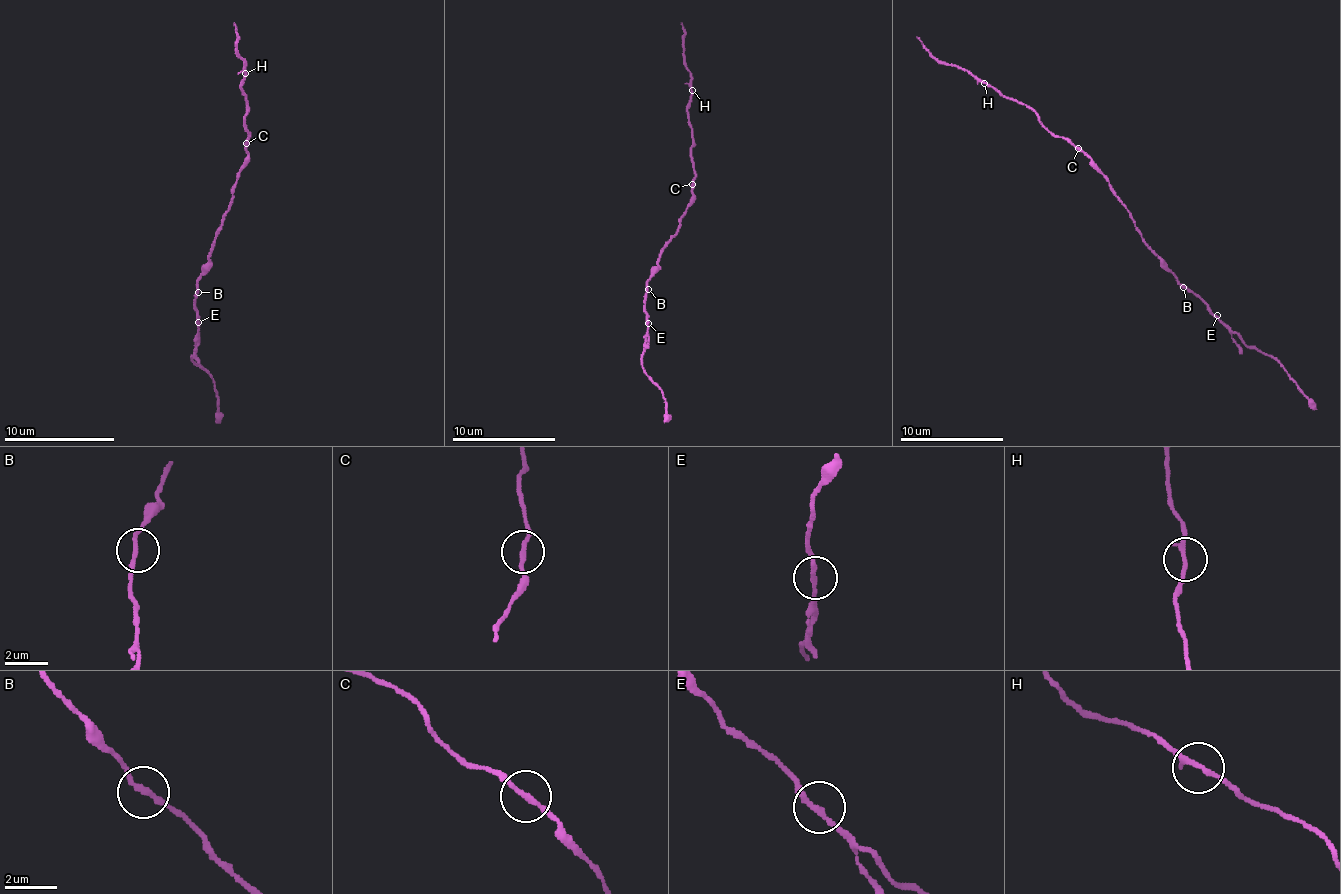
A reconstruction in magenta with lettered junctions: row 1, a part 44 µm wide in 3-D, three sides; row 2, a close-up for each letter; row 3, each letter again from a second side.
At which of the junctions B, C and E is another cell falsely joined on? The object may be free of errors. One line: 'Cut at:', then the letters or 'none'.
Cut at: none

